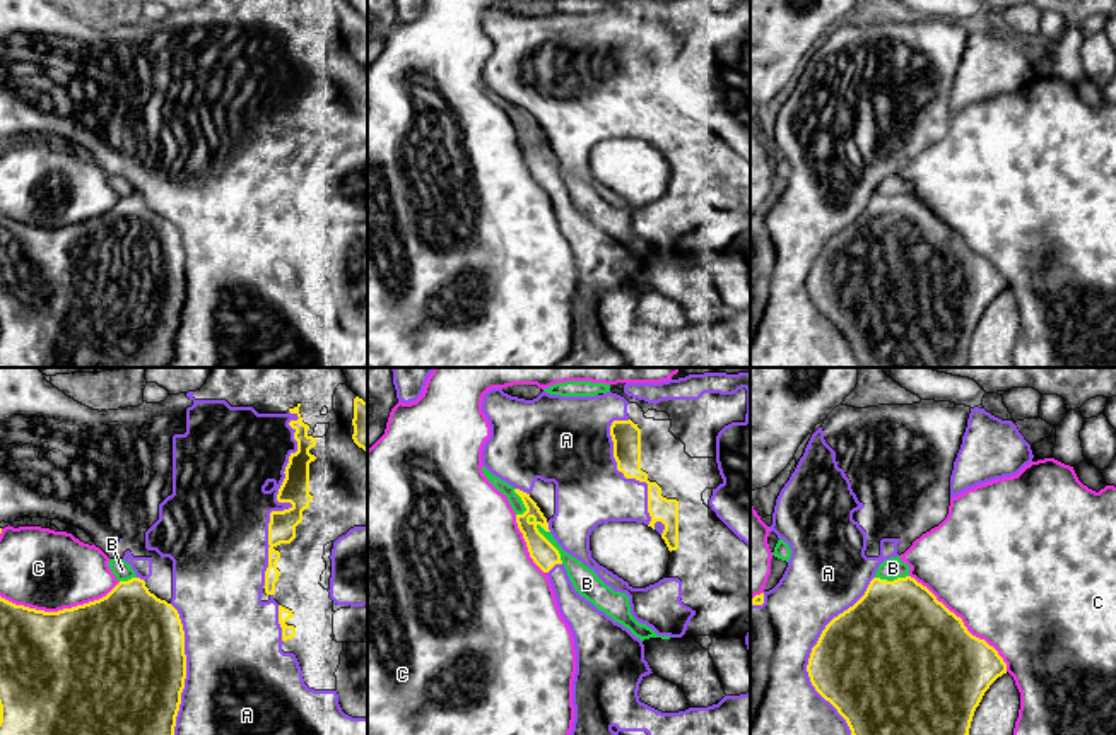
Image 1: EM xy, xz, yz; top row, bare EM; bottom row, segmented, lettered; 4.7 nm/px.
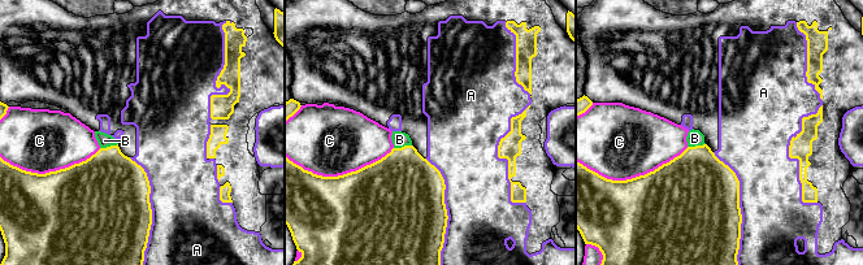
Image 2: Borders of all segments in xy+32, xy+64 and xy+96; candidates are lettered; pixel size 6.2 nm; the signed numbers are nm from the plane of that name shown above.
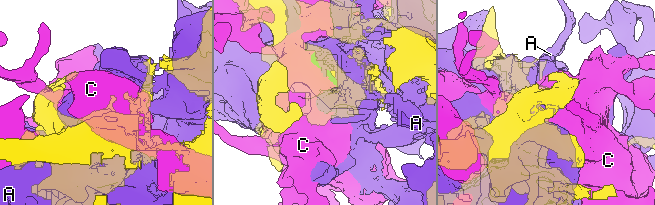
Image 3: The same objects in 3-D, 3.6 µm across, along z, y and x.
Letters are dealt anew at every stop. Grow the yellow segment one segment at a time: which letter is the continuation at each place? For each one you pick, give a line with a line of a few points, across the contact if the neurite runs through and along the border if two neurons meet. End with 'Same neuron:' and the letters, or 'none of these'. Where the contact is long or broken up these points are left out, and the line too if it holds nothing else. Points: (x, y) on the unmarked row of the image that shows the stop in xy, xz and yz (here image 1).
Same neuron: B

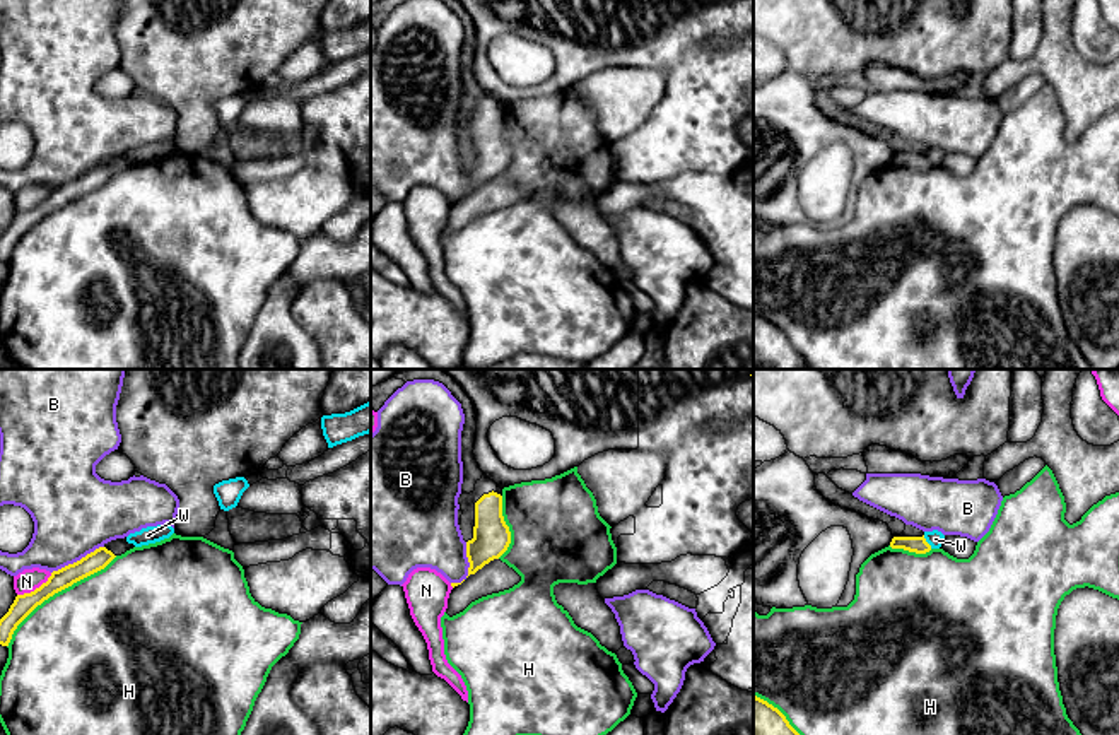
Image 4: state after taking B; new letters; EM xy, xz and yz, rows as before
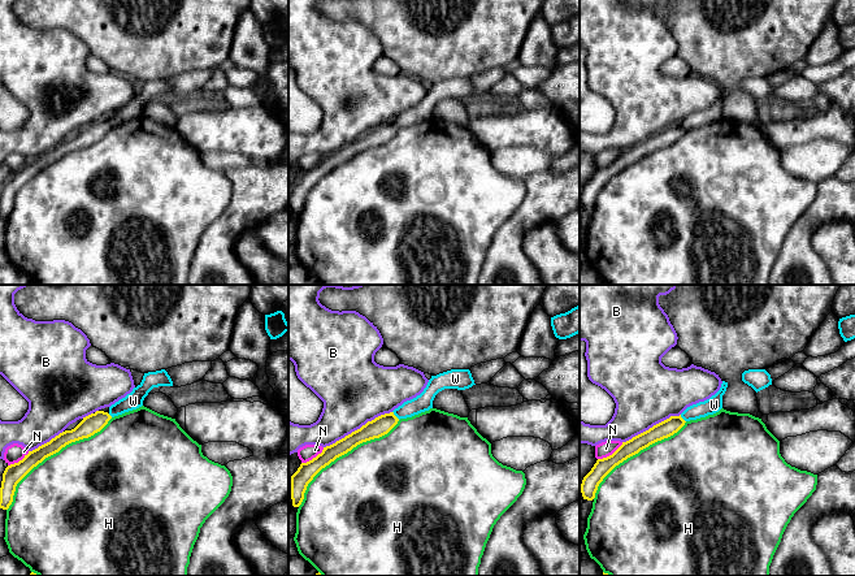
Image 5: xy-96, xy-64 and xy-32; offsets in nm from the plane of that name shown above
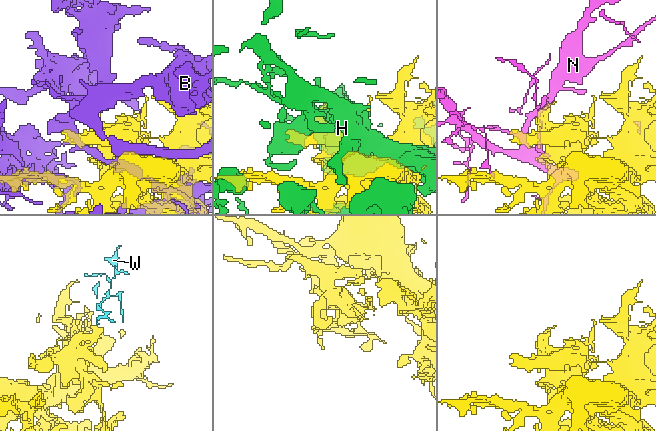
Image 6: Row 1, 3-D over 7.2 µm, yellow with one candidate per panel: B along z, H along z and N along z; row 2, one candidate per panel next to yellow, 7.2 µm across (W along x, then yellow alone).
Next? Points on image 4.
Same neuron: none of these

